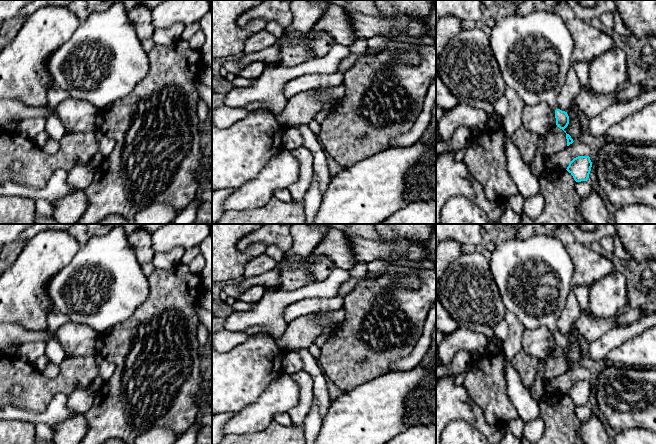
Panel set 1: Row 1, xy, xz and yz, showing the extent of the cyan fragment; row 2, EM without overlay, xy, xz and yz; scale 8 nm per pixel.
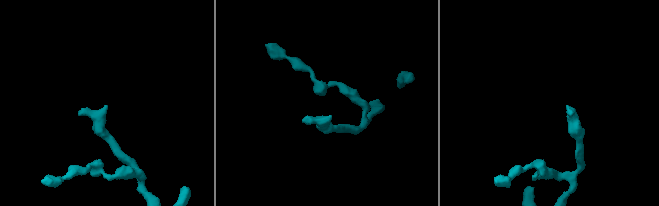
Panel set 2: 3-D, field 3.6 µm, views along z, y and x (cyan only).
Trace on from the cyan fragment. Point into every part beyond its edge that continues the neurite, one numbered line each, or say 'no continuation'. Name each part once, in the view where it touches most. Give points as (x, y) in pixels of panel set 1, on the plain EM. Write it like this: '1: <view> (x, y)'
1: yz (534, 276)

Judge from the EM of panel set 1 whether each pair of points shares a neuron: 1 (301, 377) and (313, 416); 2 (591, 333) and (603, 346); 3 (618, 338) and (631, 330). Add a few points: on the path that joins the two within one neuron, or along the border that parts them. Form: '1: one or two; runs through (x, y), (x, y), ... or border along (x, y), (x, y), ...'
1: two; border along (314, 396), (312, 407), (303, 425)
2: two; border along (618, 328), (612, 328), (604, 332), (590, 343)
3: one; runs through (621, 335), (628, 332)

